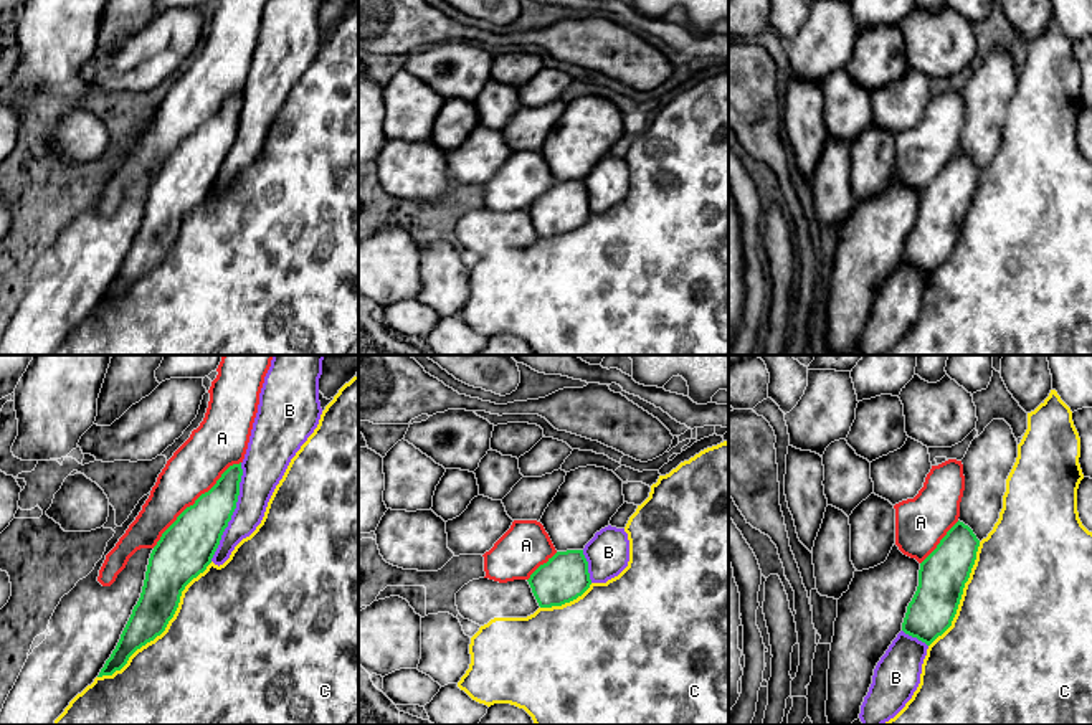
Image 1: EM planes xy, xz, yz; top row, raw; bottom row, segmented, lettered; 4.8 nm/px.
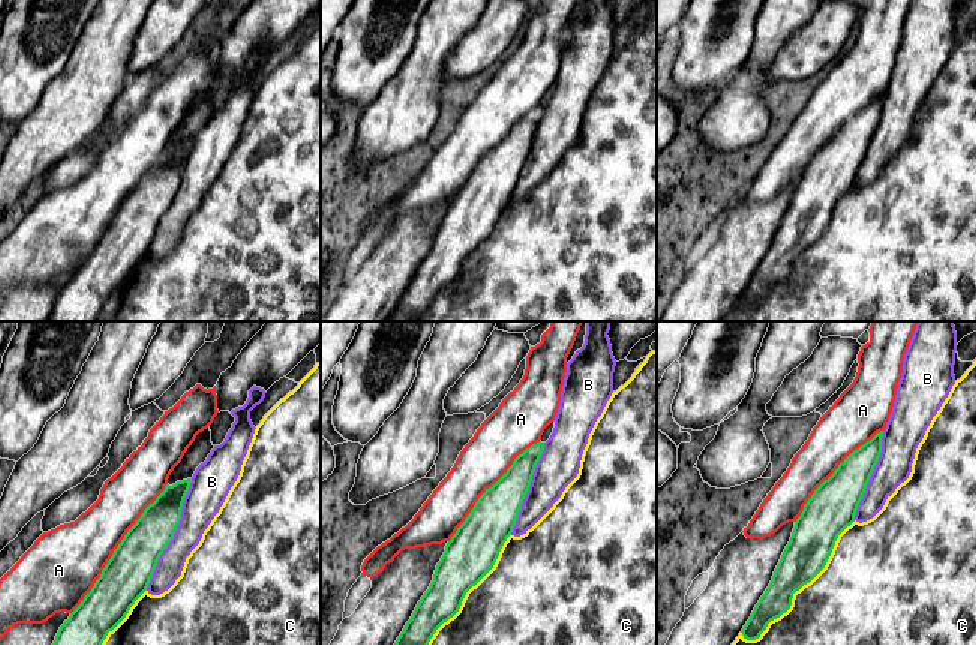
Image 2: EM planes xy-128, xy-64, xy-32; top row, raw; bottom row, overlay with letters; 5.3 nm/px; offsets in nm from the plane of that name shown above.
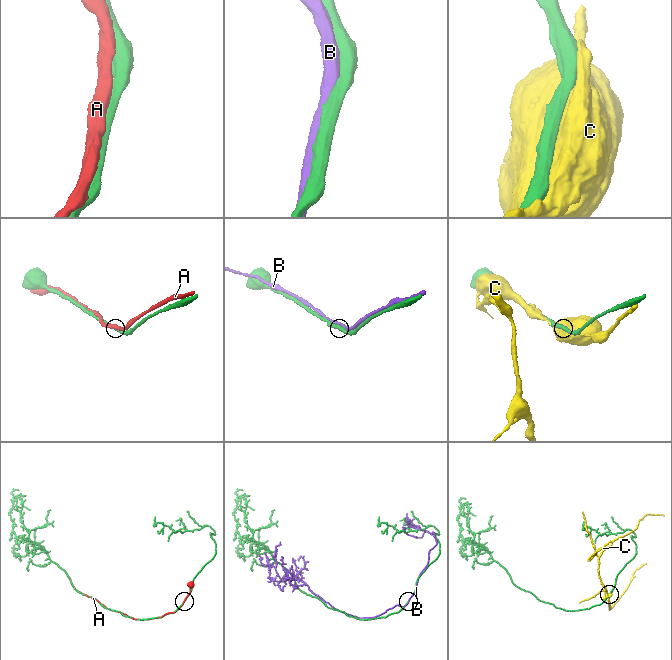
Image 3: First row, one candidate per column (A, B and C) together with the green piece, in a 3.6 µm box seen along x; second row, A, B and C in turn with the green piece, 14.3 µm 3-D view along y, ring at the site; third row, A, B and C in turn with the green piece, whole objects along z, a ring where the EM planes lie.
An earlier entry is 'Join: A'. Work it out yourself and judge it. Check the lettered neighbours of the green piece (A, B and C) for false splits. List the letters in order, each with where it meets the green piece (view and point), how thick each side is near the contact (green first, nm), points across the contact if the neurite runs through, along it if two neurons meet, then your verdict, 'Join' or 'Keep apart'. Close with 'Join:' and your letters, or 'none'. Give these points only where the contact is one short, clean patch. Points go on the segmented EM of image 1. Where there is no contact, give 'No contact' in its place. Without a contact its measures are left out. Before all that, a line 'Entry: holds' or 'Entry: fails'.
Entry: holds
A: Touches green at xy (195, 502). Thickness 280 nm (green) against 240 nm. Join
B: Touches green at xy (233, 511). Thickness 260 nm (green) against 200 nm. Keep apart
C: Touches green at xy (164, 630). Thickness 200 nm (green) against 500 nm. Keep apart
Join: A

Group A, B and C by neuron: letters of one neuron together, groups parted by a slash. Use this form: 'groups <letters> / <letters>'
groups A / B / C

